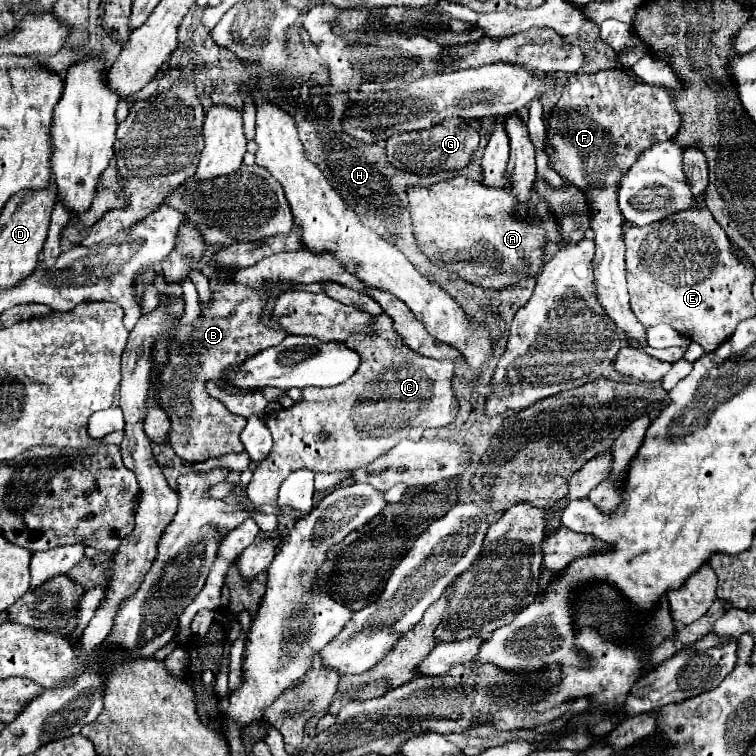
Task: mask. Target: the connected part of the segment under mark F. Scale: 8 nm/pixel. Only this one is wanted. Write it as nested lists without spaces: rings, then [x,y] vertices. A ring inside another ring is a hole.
[[[606,69],[598,73],[582,73],[582,75],[572,75],[562,91],[562,97],[558,103],[552,107],[552,119],[548,121],[548,141],[552,143],[552,159],[550,167],[562,175],[568,183],[578,187],[586,203],[590,207],[590,225],[594,231],[594,243],[596,243],[596,253],[594,253],[594,279],[596,279],[596,295],[604,311],[614,319],[618,329],[630,339],[636,339],[642,347],[646,347],[646,329],[644,325],[632,315],[630,309],[630,299],[628,299],[628,289],[626,289],[626,277],[624,277],[624,217],[620,215],[618,207],[618,187],[622,175],[640,159],[640,153],[644,153],[652,143],[662,143],[670,141],[676,131],[680,129],[680,113],[676,111],[672,103],[672,95],[658,85],[650,85],[644,81],[638,81],[636,77],[628,75],[626,71],[620,69]]]

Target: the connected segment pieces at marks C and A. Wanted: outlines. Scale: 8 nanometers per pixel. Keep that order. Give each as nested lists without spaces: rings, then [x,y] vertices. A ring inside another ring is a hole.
[[[380,313],[376,317],[376,335],[352,335],[346,345],[356,349],[362,357],[358,371],[344,383],[336,387],[306,387],[302,391],[302,401],[290,409],[282,409],[276,413],[264,415],[266,427],[272,433],[274,447],[270,455],[264,459],[264,499],[250,499],[254,505],[274,505],[280,483],[296,469],[310,471],[344,471],[366,467],[382,453],[390,451],[402,439],[418,441],[428,427],[444,427],[450,425],[458,413],[456,397],[450,389],[450,381],[454,375],[452,361],[436,361],[424,357],[410,347],[404,347],[400,335],[396,335],[392,327],[392,319]],[[328,431],[328,441],[320,441],[320,433]]]
[[[454,177],[434,183],[430,187],[410,187],[408,199],[418,247],[434,265],[454,271],[468,283],[488,289],[504,289],[516,285],[518,273],[536,277],[542,271],[546,253],[544,249],[548,245],[544,221],[534,215],[520,215],[518,201],[508,189],[494,189],[468,177]]]

